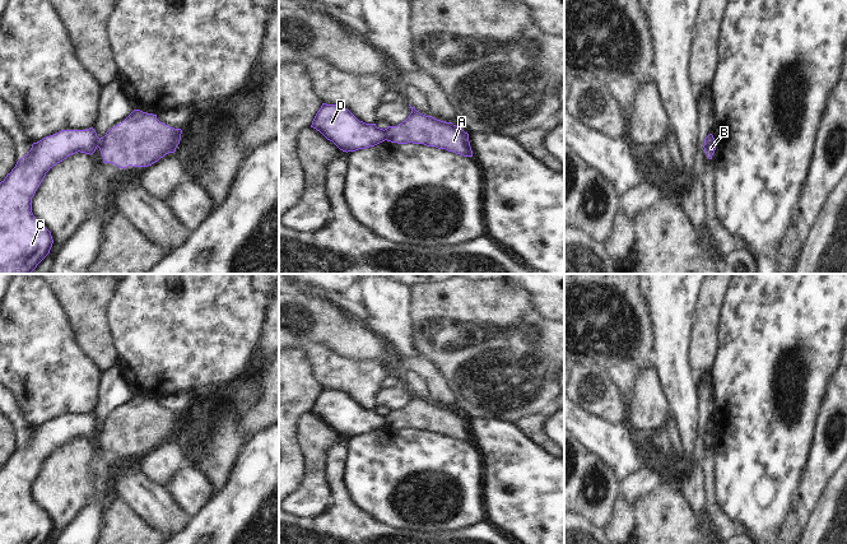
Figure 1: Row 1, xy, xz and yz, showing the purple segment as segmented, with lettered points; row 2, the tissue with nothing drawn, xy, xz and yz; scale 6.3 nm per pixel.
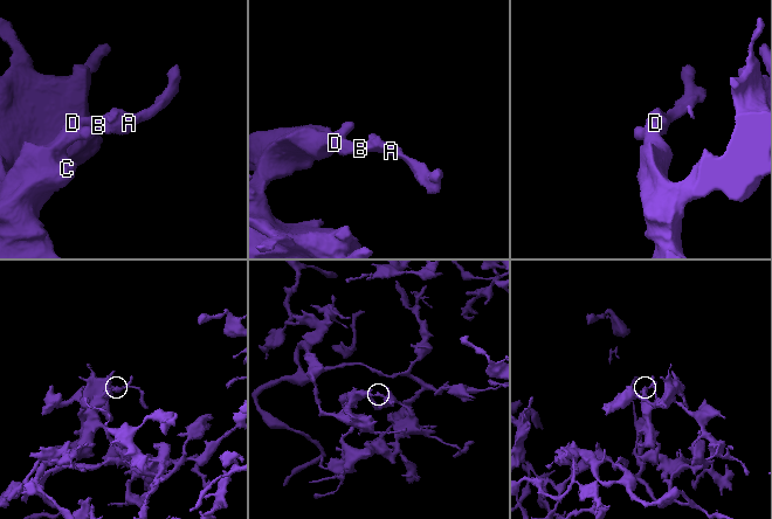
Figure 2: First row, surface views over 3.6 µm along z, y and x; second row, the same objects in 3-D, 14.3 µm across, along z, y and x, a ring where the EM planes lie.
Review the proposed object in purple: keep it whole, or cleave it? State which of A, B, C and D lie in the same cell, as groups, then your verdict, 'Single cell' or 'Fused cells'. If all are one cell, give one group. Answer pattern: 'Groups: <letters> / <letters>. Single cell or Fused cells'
Groups: A B / C D. Fused cells.

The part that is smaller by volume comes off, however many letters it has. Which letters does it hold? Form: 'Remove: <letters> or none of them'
Remove: A, B

